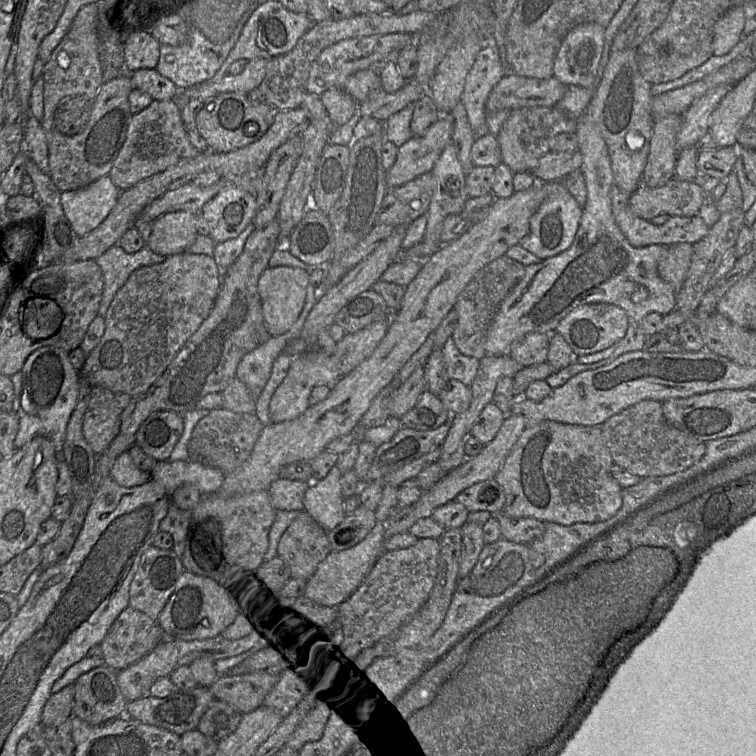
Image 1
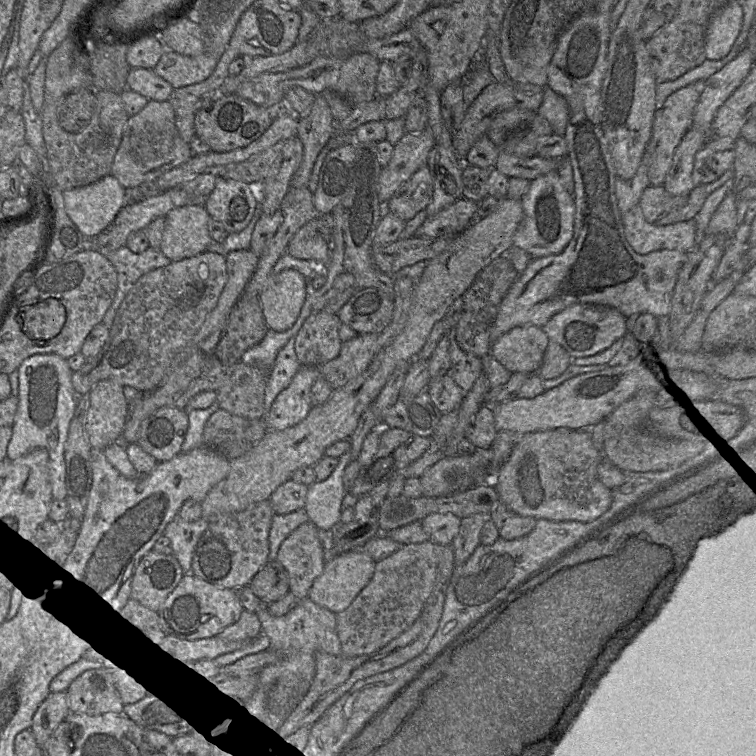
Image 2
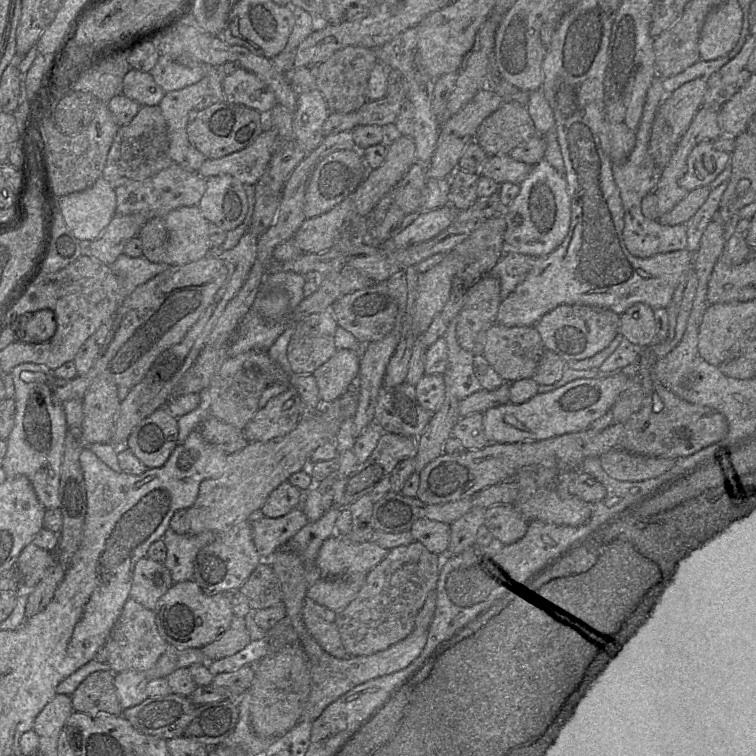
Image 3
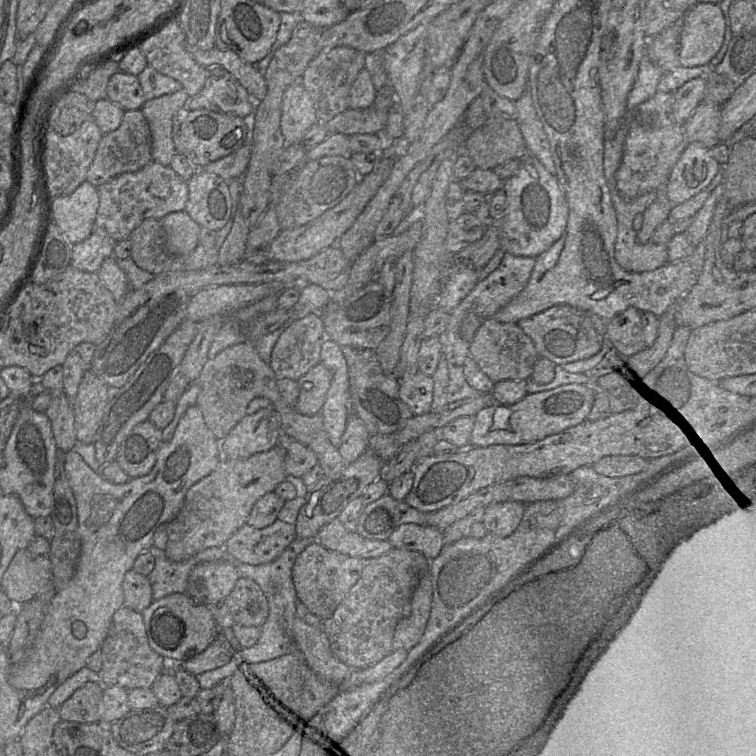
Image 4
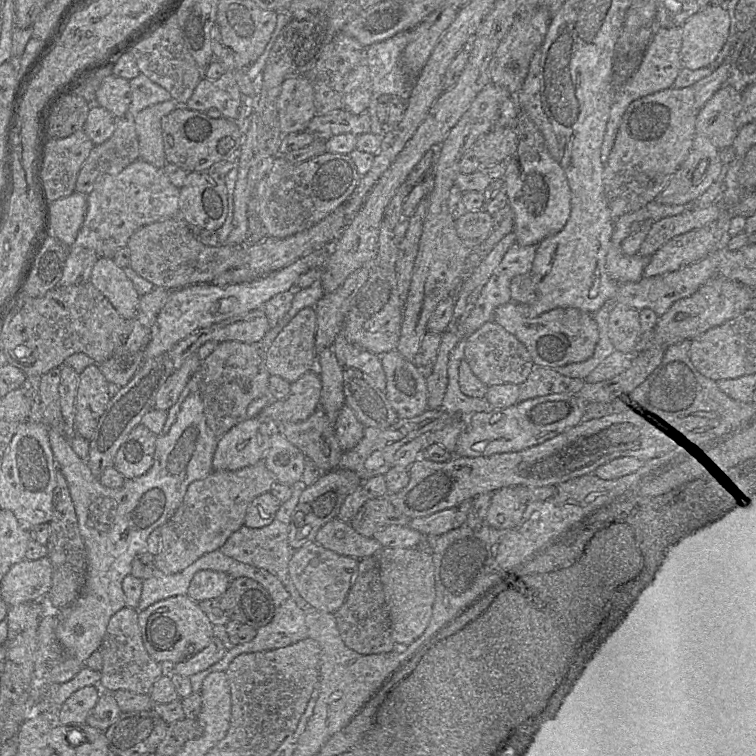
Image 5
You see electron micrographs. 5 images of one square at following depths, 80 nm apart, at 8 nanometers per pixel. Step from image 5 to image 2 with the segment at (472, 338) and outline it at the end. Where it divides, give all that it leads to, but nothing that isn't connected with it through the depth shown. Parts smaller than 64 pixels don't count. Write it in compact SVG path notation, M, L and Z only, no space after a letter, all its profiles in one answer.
M518 326L491 343L489 354L511 373L536 374L549 343L542 328Z

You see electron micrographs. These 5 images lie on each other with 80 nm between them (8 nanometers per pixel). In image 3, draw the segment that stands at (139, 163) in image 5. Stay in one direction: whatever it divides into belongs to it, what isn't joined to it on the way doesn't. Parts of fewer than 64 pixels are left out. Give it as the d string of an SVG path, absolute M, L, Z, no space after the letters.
M173 163L149 179L126 181L116 187L116 214L141 213L148 220L164 218L169 212L179 207L198 205L205 193L206 183L207 178Z

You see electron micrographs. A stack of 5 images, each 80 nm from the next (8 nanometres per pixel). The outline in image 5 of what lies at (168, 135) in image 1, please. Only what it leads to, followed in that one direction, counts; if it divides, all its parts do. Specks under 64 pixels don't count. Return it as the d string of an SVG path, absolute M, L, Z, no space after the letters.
M117 117L112 135L103 143L94 145L81 166L75 191L88 194L99 176L116 174L140 159L139 142L134 118Z

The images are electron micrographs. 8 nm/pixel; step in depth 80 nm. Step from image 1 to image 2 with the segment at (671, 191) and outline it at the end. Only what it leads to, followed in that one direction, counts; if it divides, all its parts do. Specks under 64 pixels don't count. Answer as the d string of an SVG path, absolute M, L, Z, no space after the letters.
M649 185L642 194L640 206L645 219L654 223L661 214L675 212L687 204L688 195L674 196L663 185Z

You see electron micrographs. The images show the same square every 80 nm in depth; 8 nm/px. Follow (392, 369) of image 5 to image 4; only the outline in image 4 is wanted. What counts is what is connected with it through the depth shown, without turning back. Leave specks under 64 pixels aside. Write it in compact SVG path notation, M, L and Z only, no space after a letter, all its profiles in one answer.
M420 370L414 374L398 375L399 396L415 415L425 414L431 410L434 392L434 380Z

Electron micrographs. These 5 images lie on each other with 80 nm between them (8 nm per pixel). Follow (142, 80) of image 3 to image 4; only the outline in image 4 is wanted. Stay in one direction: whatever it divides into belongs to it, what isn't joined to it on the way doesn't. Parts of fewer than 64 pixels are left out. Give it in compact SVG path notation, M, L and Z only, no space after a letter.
M122 71L109 79L106 98L125 111L141 109L146 101L138 77Z

